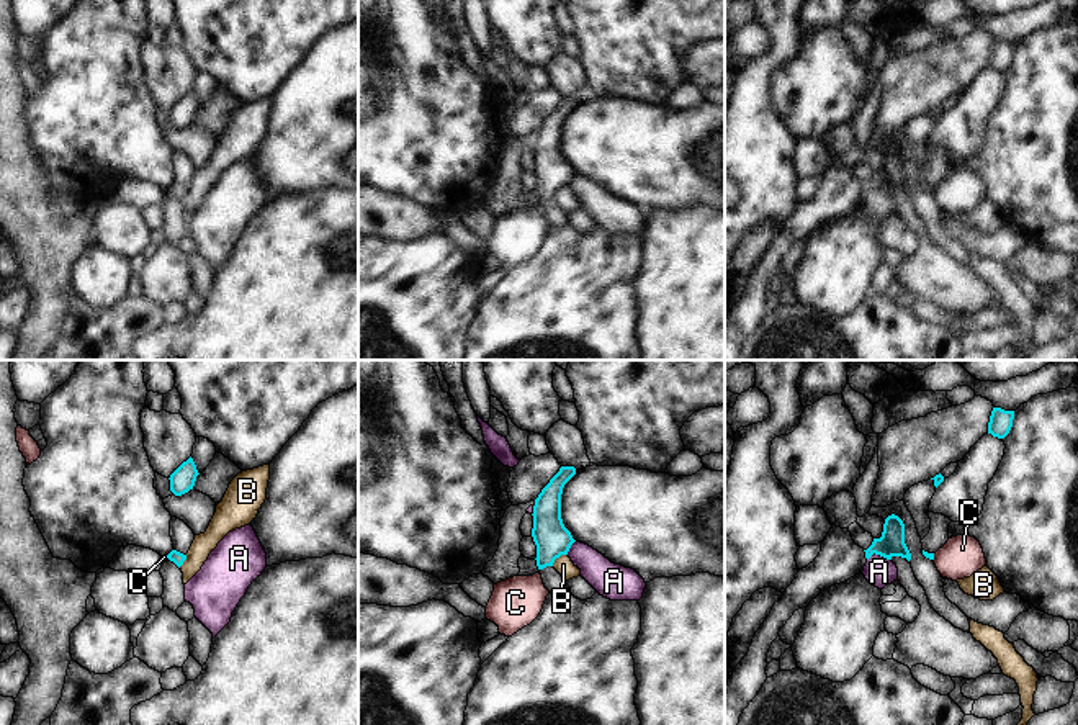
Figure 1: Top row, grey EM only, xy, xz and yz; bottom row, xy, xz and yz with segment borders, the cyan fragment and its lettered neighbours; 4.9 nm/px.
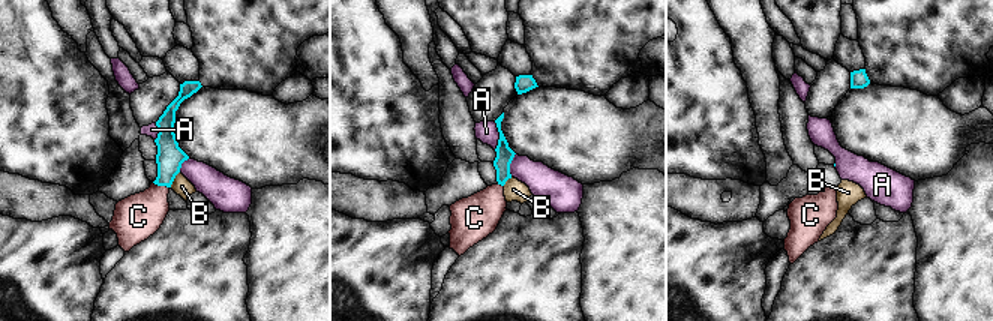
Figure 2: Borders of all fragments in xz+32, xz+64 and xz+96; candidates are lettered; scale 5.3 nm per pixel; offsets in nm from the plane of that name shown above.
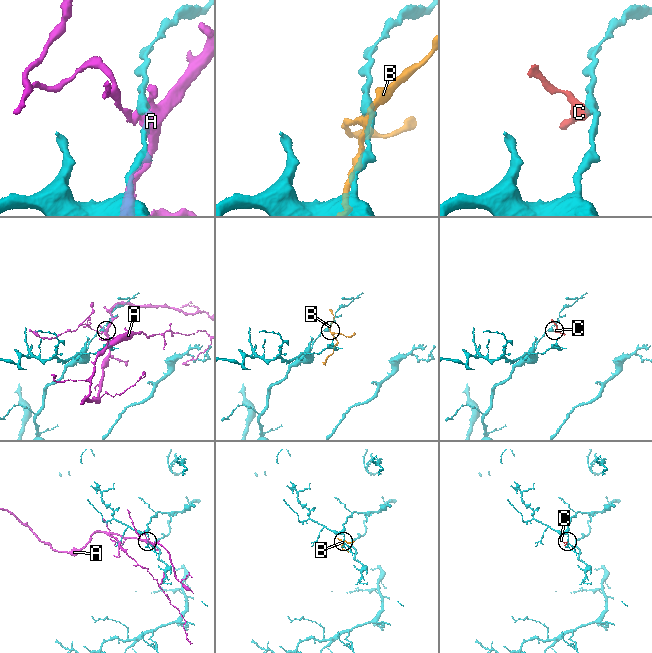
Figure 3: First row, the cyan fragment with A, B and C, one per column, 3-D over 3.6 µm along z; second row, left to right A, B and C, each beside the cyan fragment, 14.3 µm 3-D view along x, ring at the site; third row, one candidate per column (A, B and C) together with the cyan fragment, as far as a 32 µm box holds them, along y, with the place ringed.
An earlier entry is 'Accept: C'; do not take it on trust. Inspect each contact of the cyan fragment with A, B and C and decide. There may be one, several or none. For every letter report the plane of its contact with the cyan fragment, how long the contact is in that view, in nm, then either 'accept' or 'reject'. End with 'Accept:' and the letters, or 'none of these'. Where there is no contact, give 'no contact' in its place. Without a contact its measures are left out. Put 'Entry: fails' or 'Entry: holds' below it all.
A: meets cyan in yz; contact 120 nm long; reject
B: meets cyan in xz; contact 100 nm long; reject
C: meets cyan in xy; contact 50 nm long; accept
Accept: C
Entry: holds

